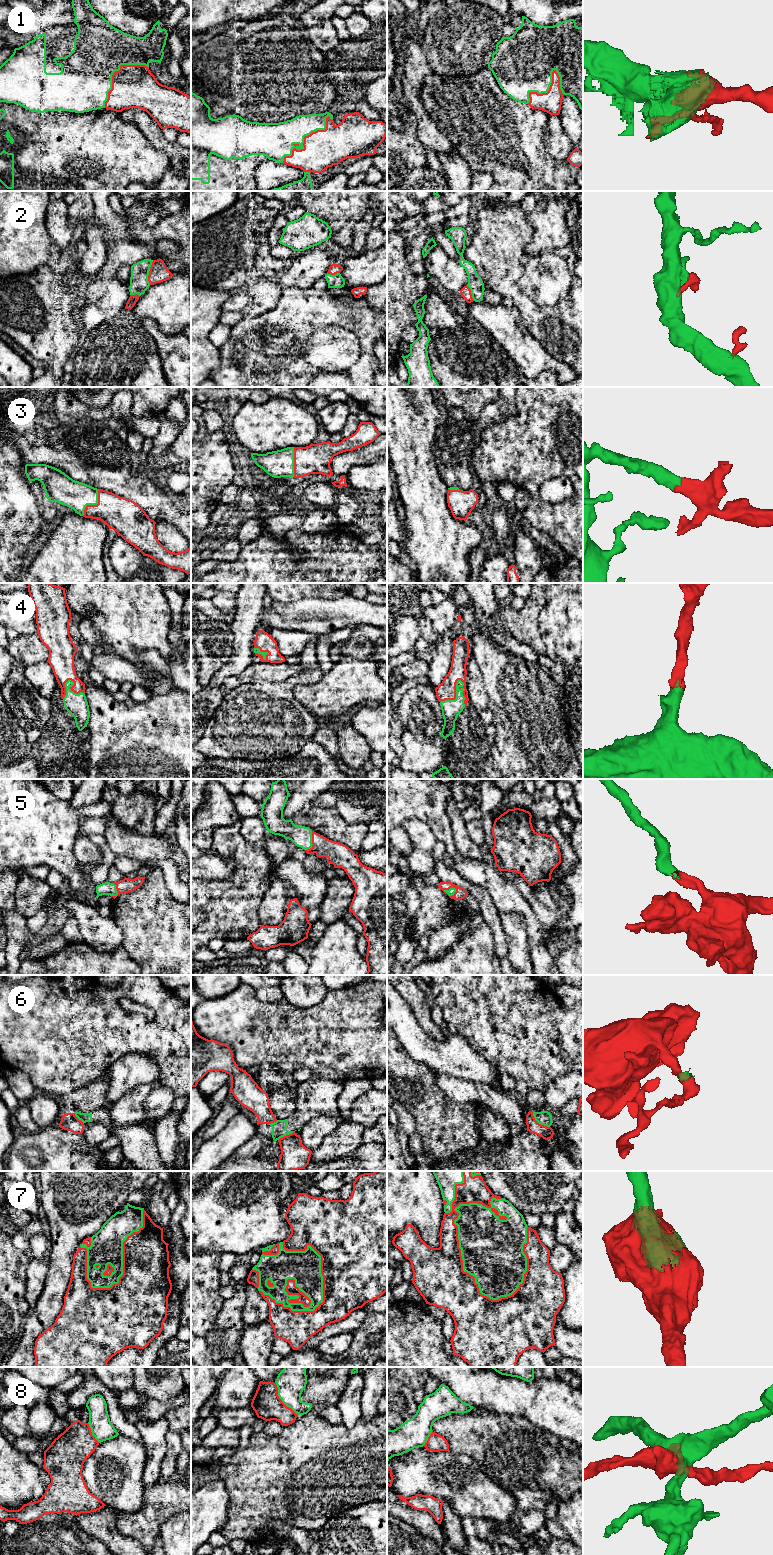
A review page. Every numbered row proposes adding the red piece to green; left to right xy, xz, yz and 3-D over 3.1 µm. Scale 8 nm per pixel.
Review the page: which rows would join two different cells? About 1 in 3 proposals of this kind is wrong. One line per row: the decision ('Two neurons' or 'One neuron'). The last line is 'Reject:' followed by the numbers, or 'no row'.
1: One neuron
2: Two neurons
3: One neuron
4: One neuron
5: One neuron
6: Two neurons
7: One neuron
8: Two neurons
Reject: 2, 6, 8

